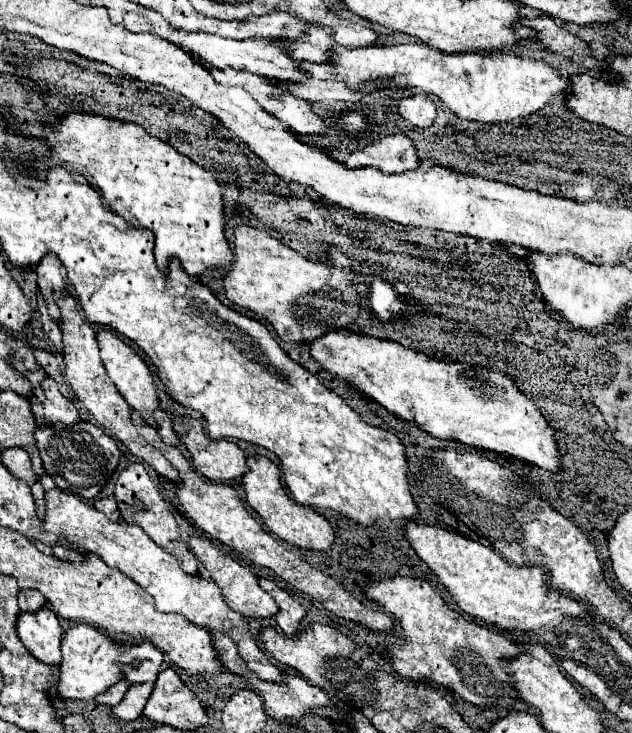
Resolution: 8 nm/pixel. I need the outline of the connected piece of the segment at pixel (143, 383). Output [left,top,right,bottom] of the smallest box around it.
[98,331,158,425]

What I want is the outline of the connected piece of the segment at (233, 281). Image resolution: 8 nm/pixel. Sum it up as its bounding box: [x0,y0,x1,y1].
[224,225,362,343]

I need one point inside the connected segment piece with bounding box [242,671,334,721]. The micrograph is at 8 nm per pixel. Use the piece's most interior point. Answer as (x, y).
(291, 700)

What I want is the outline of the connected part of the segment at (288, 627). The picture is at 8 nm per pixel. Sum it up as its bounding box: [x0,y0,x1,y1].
[270,587,306,635]

